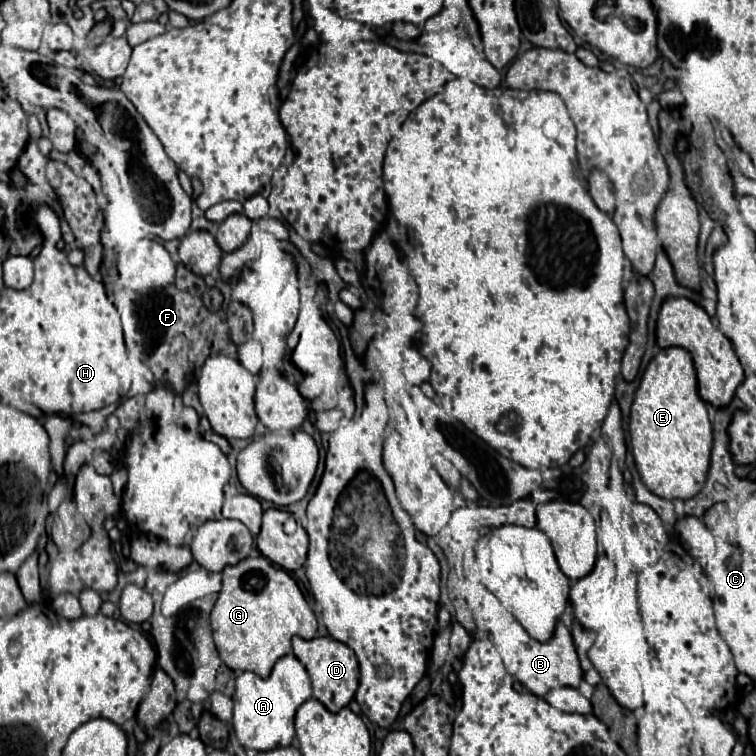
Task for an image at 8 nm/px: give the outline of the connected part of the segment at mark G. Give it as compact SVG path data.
M254 556L254 558L246 558L244 562L238 562L236 566L226 566L222 570L224 582L222 582L222 590L218 594L218 600L214 604L214 610L210 614L210 624L214 630L214 642L216 648L220 652L220 658L224 660L224 664L230 670L250 670L254 674L258 674L260 678L268 678L276 660L280 660L282 656L292 652L292 636L300 636L304 640L312 640L318 628L316 616L310 610L304 594L300 592L296 580L292 580L292 576L284 570L276 570L266 558L262 556Z

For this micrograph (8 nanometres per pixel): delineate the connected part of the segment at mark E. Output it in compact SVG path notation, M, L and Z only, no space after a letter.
M664 348L642 374L630 410L628 432L636 468L646 488L666 500L694 498L708 474L712 425L696 377L698 383L692 356L684 348Z

